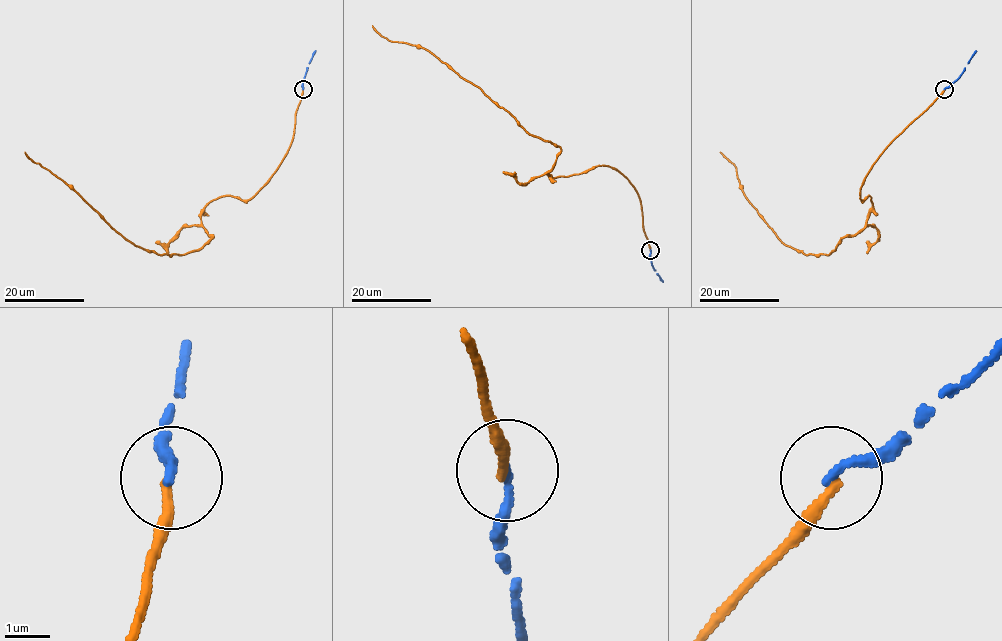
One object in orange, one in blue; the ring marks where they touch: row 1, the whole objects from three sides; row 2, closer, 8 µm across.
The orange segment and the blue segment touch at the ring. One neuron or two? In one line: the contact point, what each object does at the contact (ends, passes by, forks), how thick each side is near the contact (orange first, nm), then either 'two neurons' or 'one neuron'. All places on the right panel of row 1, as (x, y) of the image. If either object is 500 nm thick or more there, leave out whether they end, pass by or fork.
place (944, 89); orange ends; blue ends; calibres 240 and 200 nm; two neurons

